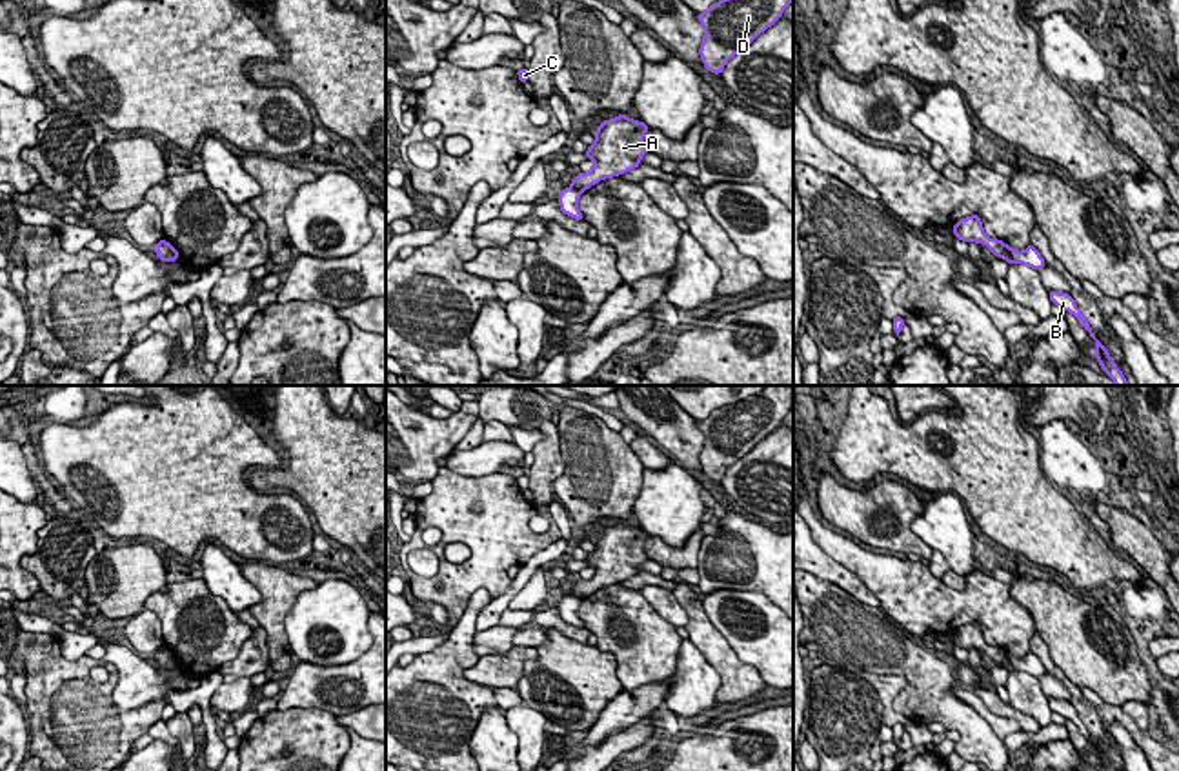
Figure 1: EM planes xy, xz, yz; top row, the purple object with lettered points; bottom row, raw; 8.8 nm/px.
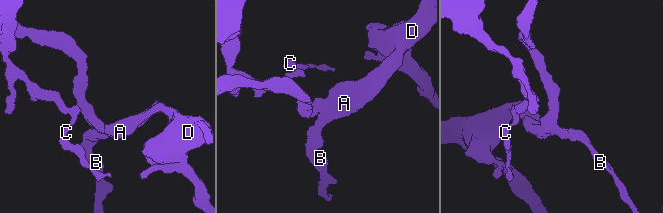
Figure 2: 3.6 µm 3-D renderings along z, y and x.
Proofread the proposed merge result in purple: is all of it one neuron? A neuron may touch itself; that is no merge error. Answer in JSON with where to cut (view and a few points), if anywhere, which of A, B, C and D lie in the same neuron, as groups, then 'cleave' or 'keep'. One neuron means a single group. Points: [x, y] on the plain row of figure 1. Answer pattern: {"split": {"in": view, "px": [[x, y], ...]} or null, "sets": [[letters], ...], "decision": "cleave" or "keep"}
{"split": {"in": "yz", "px": [[1007, 653], [1001, 664]]}, "sets": [["A", "D"], ["B", "C"]], "decision": "cleave"}

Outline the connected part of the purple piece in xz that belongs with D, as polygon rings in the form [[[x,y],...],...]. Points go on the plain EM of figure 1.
[[[766,386],[759,395],[728,404],[699,420],[704,435],[699,456],[708,478],[720,482],[726,469],[773,433],[793,409],[793,386]]]

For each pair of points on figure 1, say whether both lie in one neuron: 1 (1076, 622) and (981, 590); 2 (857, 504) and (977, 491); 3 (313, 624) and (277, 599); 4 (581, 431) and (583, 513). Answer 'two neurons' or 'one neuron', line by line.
1: two neurons
2: two neurons
3: two neurons
4: one neuron

